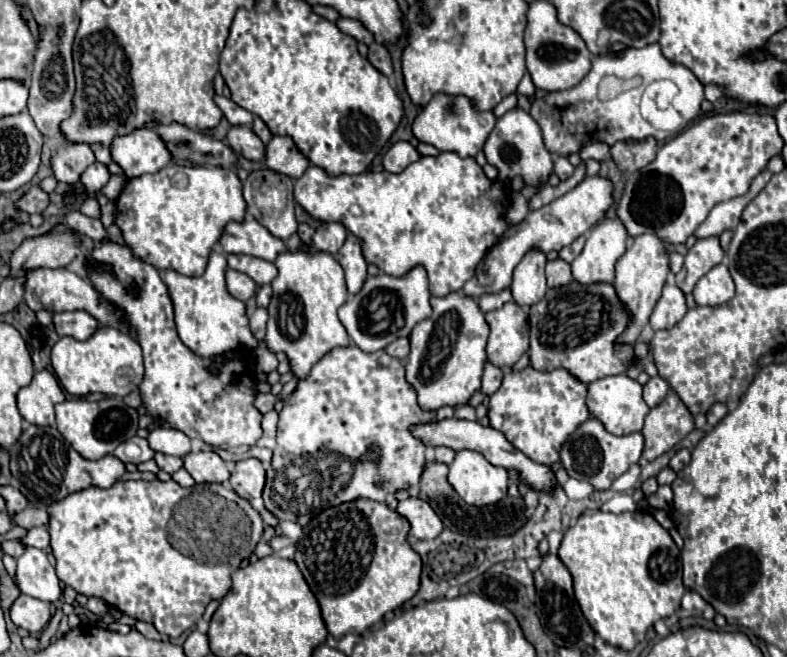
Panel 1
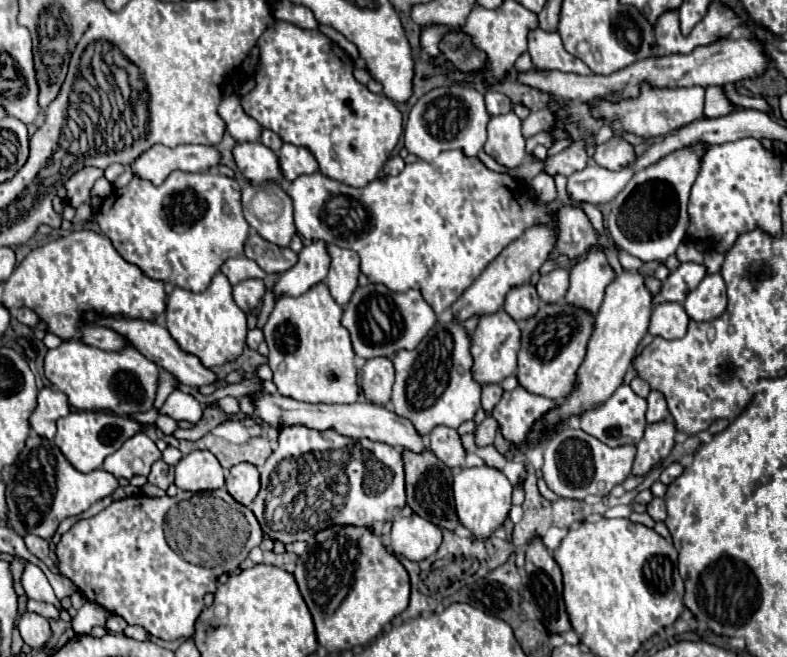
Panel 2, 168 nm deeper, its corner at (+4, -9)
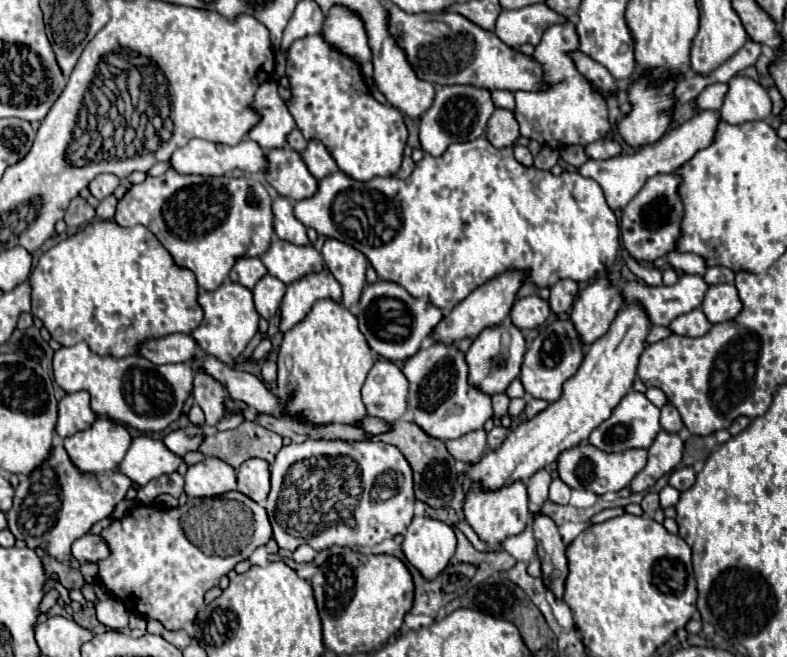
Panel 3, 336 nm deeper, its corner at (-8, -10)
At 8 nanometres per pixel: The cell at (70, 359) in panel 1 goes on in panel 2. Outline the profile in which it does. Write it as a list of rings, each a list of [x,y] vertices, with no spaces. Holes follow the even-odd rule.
[[[69,339],[45,355],[45,377],[55,389],[67,393],[69,403],[79,411],[111,411],[121,417],[153,409],[161,367],[141,355],[135,347],[123,351],[103,351],[83,341]]]

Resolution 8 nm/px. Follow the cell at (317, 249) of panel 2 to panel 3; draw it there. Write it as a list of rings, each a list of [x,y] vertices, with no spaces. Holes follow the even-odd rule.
[[[327,268],[321,272],[305,274],[297,282],[291,282],[281,302],[279,330],[285,334],[289,328],[293,328],[321,298],[333,298],[337,302],[341,300],[341,284],[331,276]]]

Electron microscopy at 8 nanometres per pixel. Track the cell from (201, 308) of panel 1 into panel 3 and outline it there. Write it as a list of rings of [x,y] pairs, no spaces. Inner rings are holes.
[[[225,280],[217,290],[213,290],[213,292],[201,292],[199,298],[197,298],[197,302],[203,308],[205,318],[191,332],[191,336],[195,338],[195,342],[207,354],[219,358],[227,366],[233,366],[235,358],[239,358],[243,354],[243,350],[247,348],[247,344],[251,342],[251,338],[257,334],[259,314],[255,312],[251,290],[245,288],[245,286],[241,286],[241,284],[235,284],[231,280]]]

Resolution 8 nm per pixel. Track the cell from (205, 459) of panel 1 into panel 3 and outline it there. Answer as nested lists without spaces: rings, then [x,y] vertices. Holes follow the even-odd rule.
[[[205,458],[189,466],[185,474],[185,494],[189,498],[221,496],[229,490],[237,490],[235,470],[221,458]]]

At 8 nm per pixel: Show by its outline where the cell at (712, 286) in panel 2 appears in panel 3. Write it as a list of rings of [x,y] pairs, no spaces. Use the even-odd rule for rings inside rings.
[[[713,284],[709,286],[705,300],[701,304],[703,314],[711,324],[729,322],[741,312],[741,300],[733,284]]]

